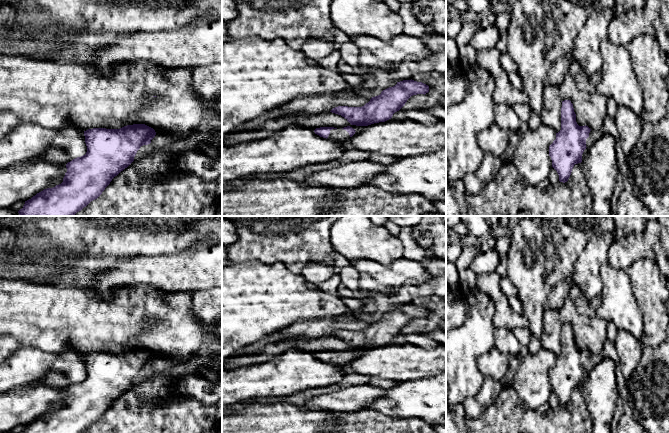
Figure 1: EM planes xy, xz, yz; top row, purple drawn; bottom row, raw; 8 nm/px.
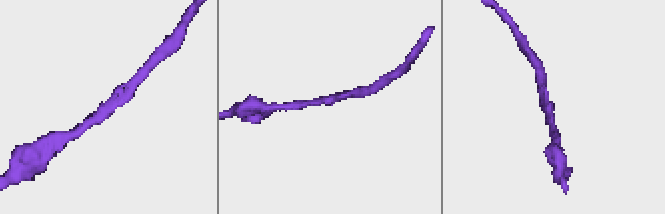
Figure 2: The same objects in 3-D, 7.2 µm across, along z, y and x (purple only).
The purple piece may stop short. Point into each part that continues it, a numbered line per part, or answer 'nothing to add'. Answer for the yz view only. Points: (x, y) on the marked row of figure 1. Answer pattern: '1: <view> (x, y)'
nothing to add

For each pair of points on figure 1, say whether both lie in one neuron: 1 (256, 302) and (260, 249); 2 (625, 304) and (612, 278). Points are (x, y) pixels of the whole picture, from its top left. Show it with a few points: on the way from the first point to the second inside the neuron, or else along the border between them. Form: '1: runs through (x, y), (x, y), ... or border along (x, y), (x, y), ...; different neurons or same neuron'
1: border along (236, 261), (258, 260), (267, 263), (282, 263); different neurons
2: runs through (619, 298), (617, 296), (616, 284); same neuron

